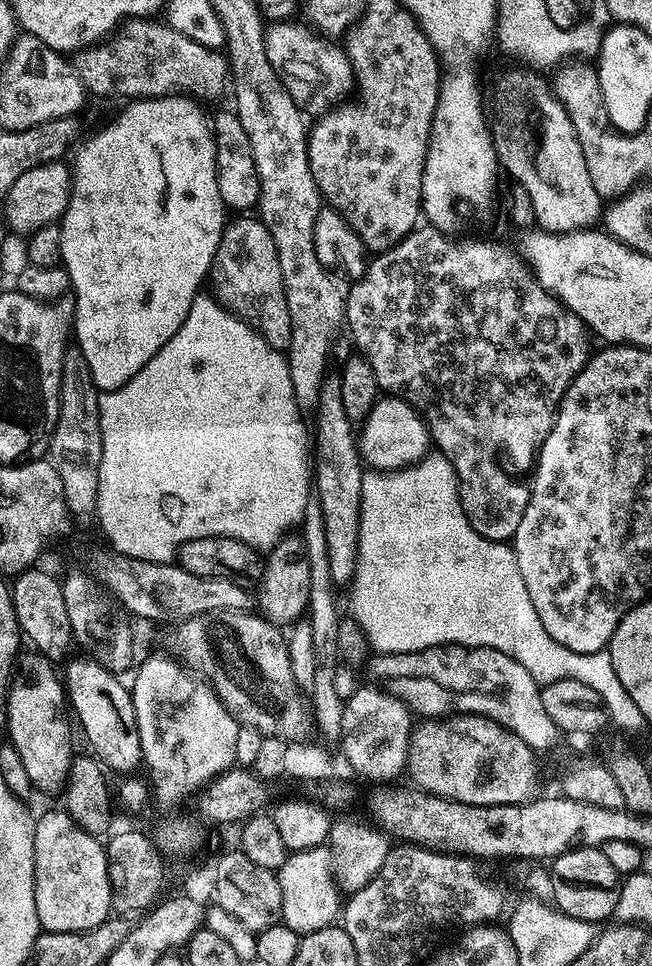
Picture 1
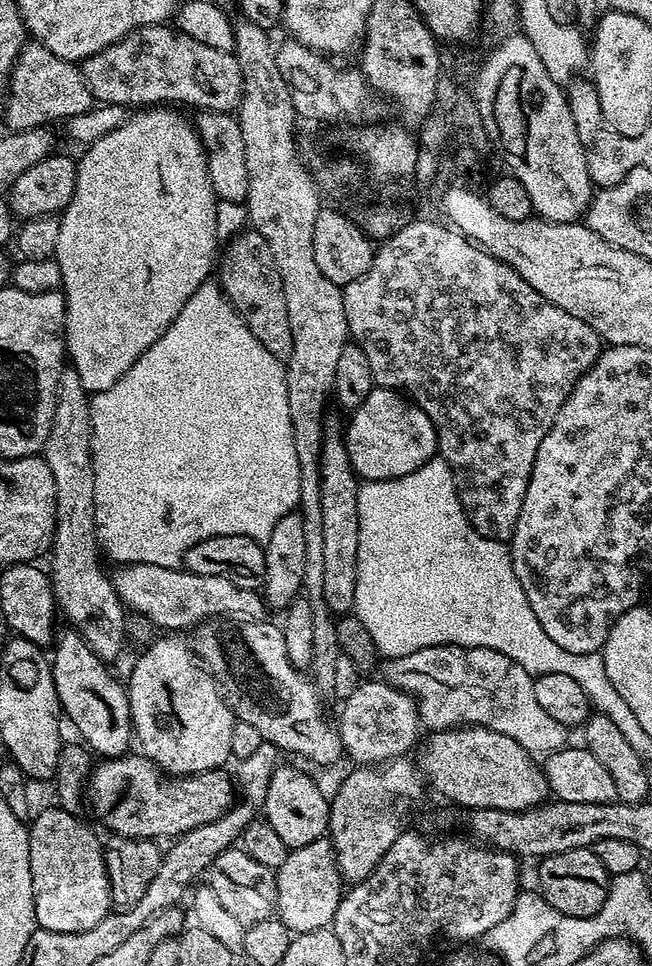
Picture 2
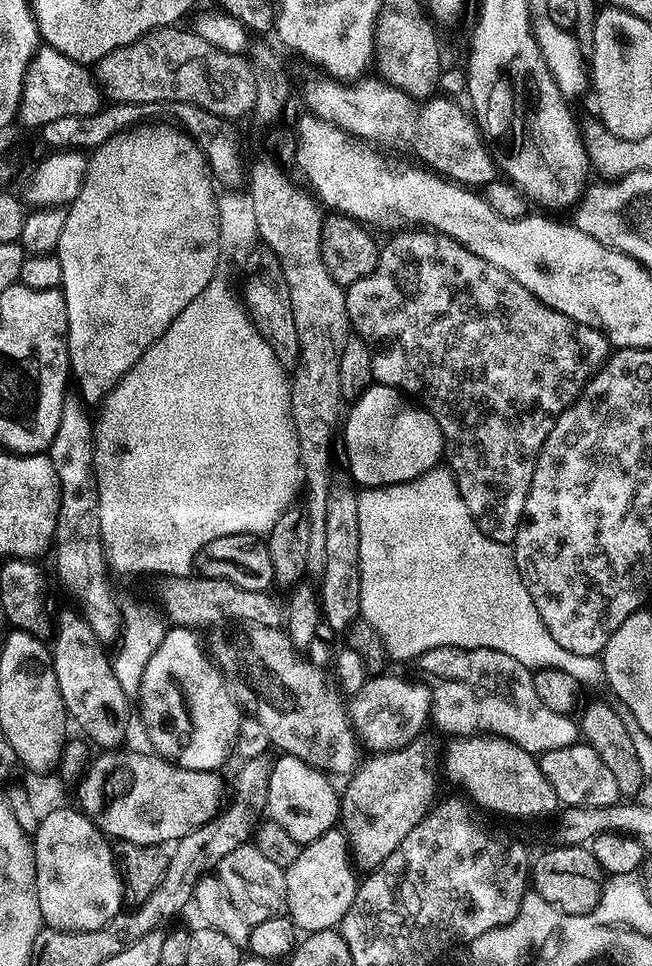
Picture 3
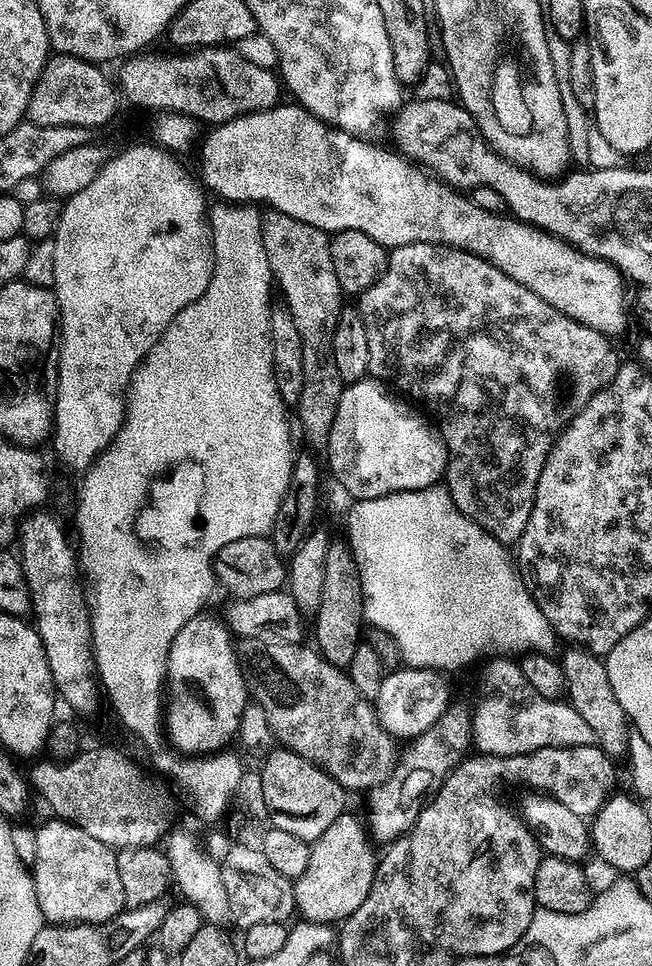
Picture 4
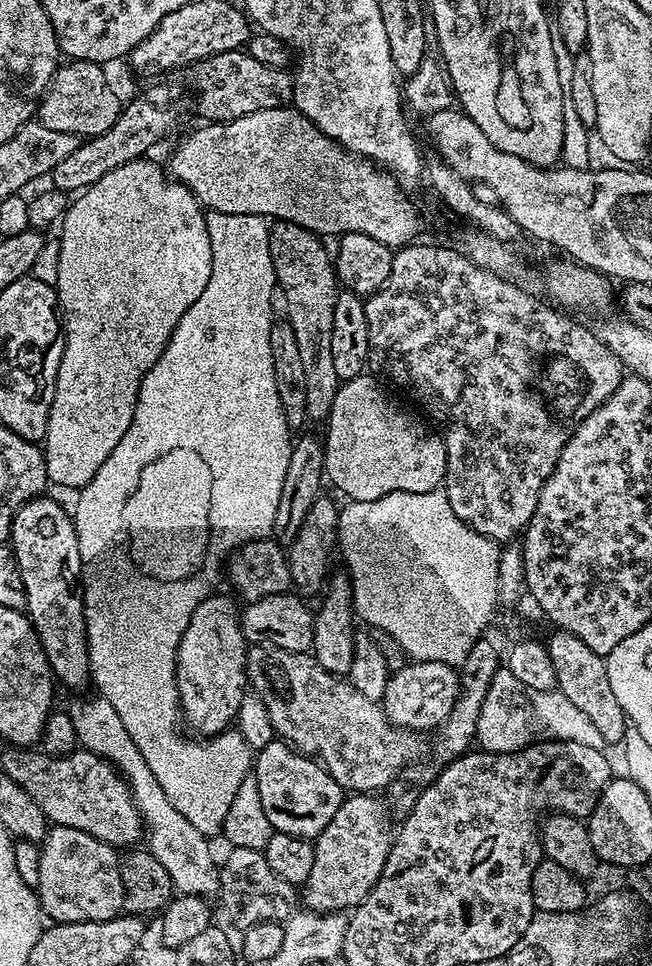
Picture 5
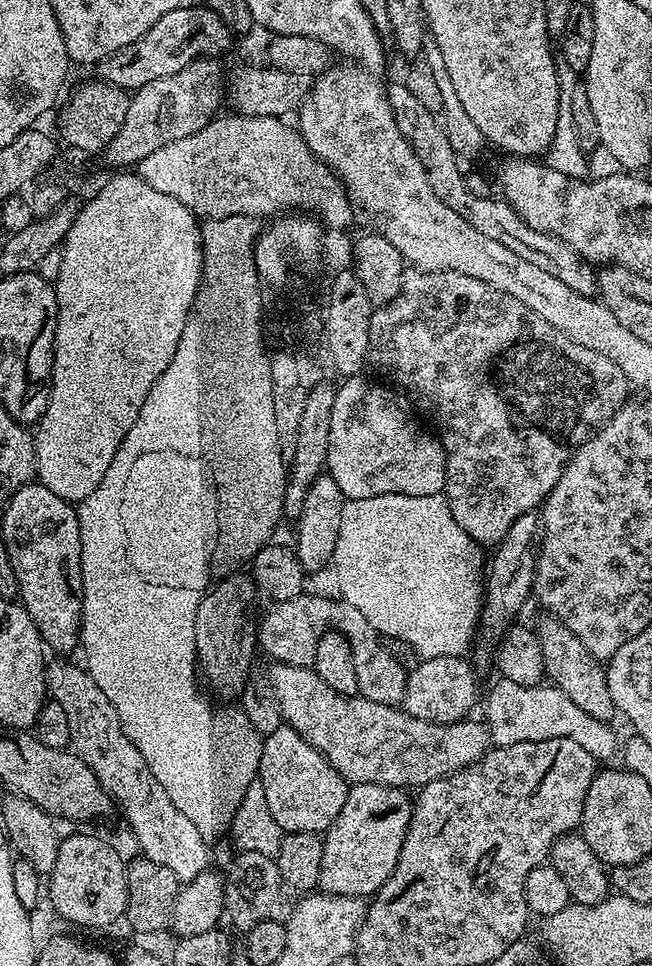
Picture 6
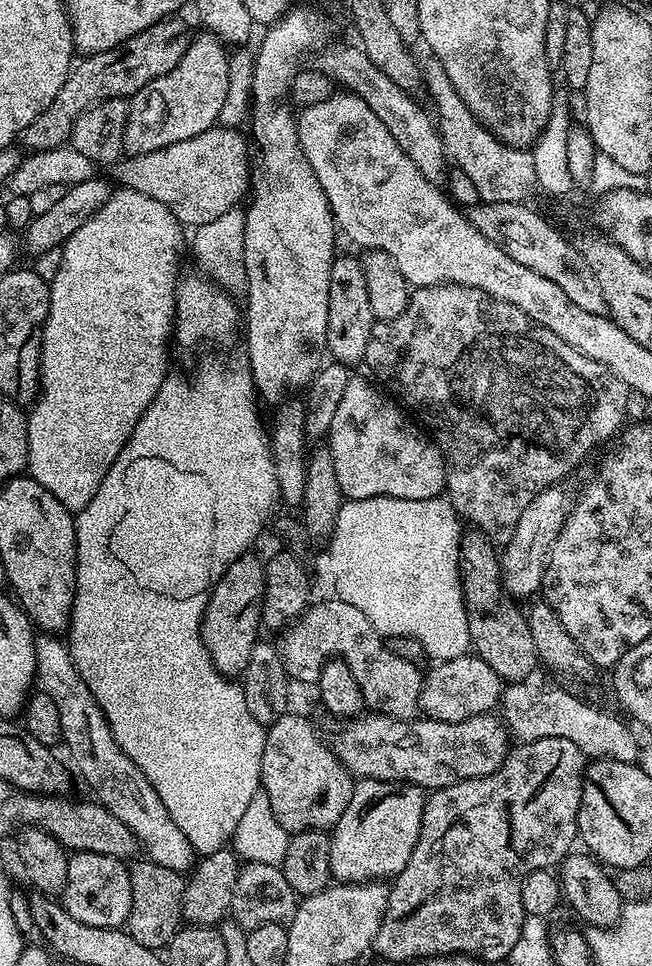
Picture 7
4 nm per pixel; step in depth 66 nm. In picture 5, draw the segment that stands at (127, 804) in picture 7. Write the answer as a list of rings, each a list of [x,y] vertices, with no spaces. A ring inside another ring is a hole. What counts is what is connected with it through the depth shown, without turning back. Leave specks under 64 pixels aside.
[[[92,694],[89,700],[76,700],[72,705],[67,705],[66,711],[74,722],[79,747],[85,752],[93,752],[100,759],[108,760],[116,765],[116,771],[128,781],[128,788],[132,792],[132,797],[142,817],[143,827],[146,829],[146,840],[148,836],[147,851],[152,852],[154,858],[162,862],[162,866],[166,866],[166,874],[170,874],[173,889],[182,896],[215,897],[220,891],[220,870],[218,860],[212,857],[212,848],[208,845],[211,844],[209,837],[201,834],[194,826],[190,826],[190,822],[186,822],[186,818],[182,818],[178,810],[174,810],[170,798],[166,798],[166,790],[158,786],[158,778],[154,778],[154,770],[146,766],[146,758],[142,758],[142,750],[134,746],[134,738],[126,730],[126,726],[122,726],[122,718],[118,718],[118,710],[114,710],[114,706],[110,706],[110,702],[106,702],[104,696]]]

